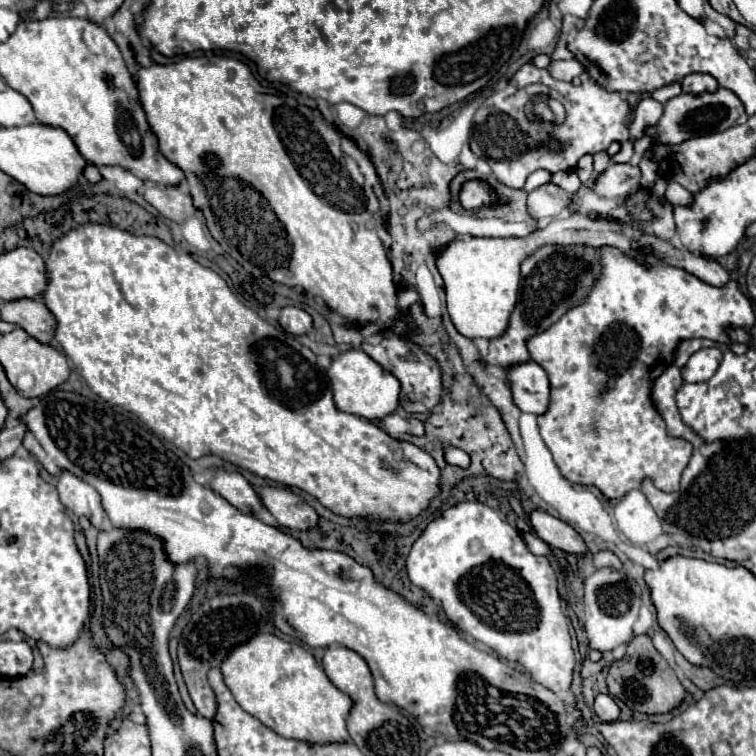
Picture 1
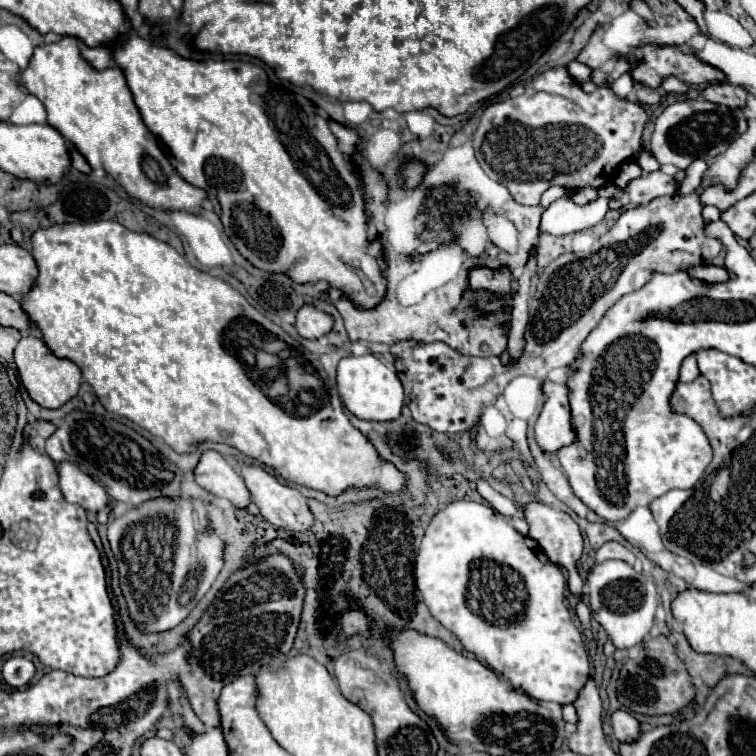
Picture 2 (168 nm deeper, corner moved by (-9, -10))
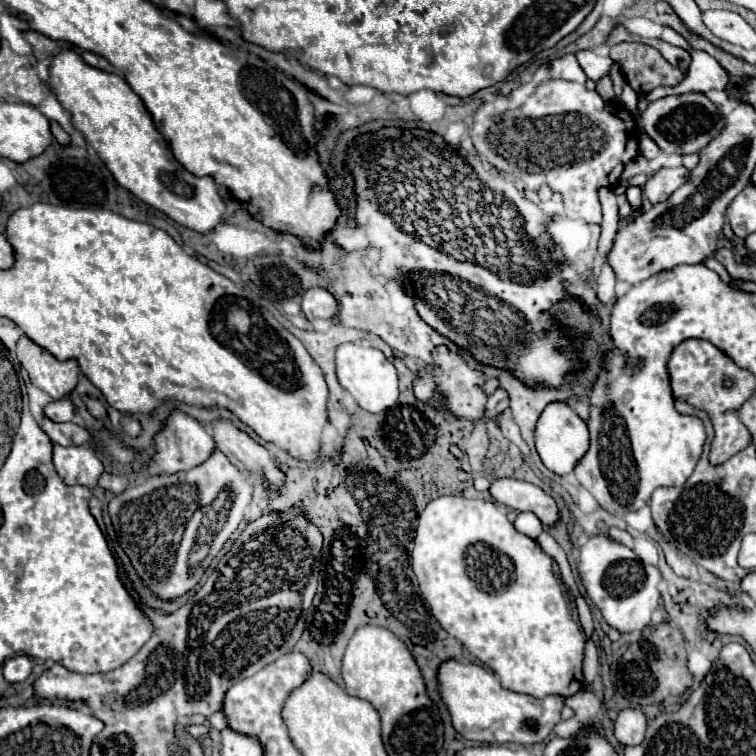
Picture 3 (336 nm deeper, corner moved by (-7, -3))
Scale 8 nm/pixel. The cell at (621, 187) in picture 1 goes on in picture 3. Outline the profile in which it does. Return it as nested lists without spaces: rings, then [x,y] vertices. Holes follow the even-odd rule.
[[[663,167],[647,181],[647,185],[643,187],[643,195],[653,205],[667,201],[673,195],[673,191],[677,191],[689,179],[689,175],[691,175],[691,171],[685,167],[675,167],[675,169]]]

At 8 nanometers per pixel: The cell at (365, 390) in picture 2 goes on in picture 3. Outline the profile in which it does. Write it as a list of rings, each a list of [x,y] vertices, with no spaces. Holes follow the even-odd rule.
[[[343,343],[341,347],[337,347],[337,377],[339,383],[359,403],[359,407],[369,413],[381,413],[393,407],[397,401],[397,371],[375,347],[363,347],[357,343]]]

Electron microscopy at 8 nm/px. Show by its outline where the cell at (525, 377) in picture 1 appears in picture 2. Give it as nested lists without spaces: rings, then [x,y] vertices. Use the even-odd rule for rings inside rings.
[[[545,380],[541,384],[541,390],[545,394],[545,404],[535,422],[535,438],[545,452],[557,452],[561,446],[571,444],[575,438],[569,424],[571,414],[567,402],[567,388]]]

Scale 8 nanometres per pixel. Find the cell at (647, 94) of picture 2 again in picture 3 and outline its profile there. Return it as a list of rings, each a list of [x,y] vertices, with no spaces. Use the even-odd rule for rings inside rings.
[[[619,43],[611,47],[611,59],[619,63],[625,81],[637,95],[645,95],[659,85],[675,87],[683,73],[667,63],[661,53],[643,43]]]

